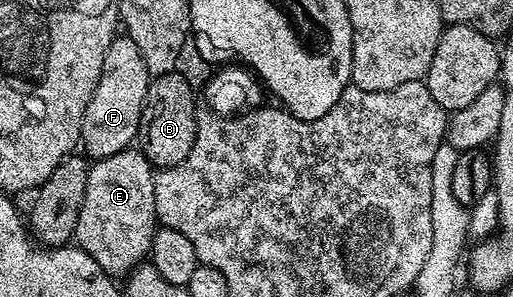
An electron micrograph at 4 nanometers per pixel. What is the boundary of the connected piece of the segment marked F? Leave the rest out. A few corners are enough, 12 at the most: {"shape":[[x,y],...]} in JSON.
{"shape":[[115,35],[80,144],[91,161],[138,140],[151,79],[136,42]]}

